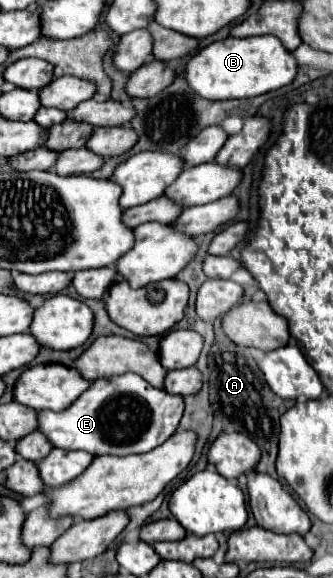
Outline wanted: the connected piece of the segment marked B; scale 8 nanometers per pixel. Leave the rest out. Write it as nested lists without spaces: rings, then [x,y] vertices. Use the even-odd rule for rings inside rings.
[[[273,35],[261,37],[227,37],[203,47],[193,55],[185,65],[185,81],[195,95],[209,101],[225,99],[247,99],[257,97],[267,91],[275,91],[283,85],[289,85],[295,79],[297,61],[283,47],[283,43]]]

